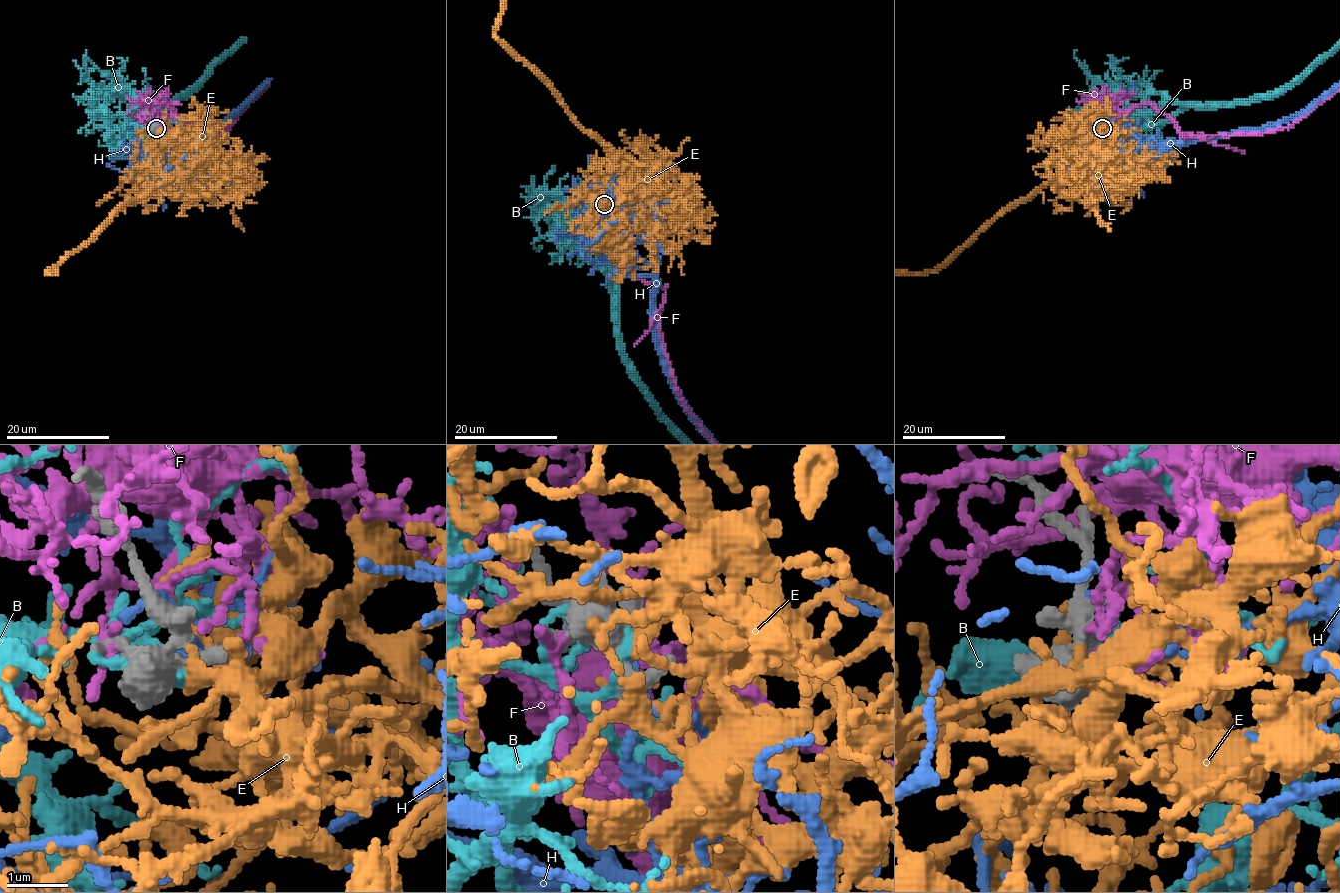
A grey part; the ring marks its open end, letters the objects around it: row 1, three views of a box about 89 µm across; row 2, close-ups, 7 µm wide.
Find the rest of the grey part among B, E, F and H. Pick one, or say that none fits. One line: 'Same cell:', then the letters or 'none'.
Same cell: E

